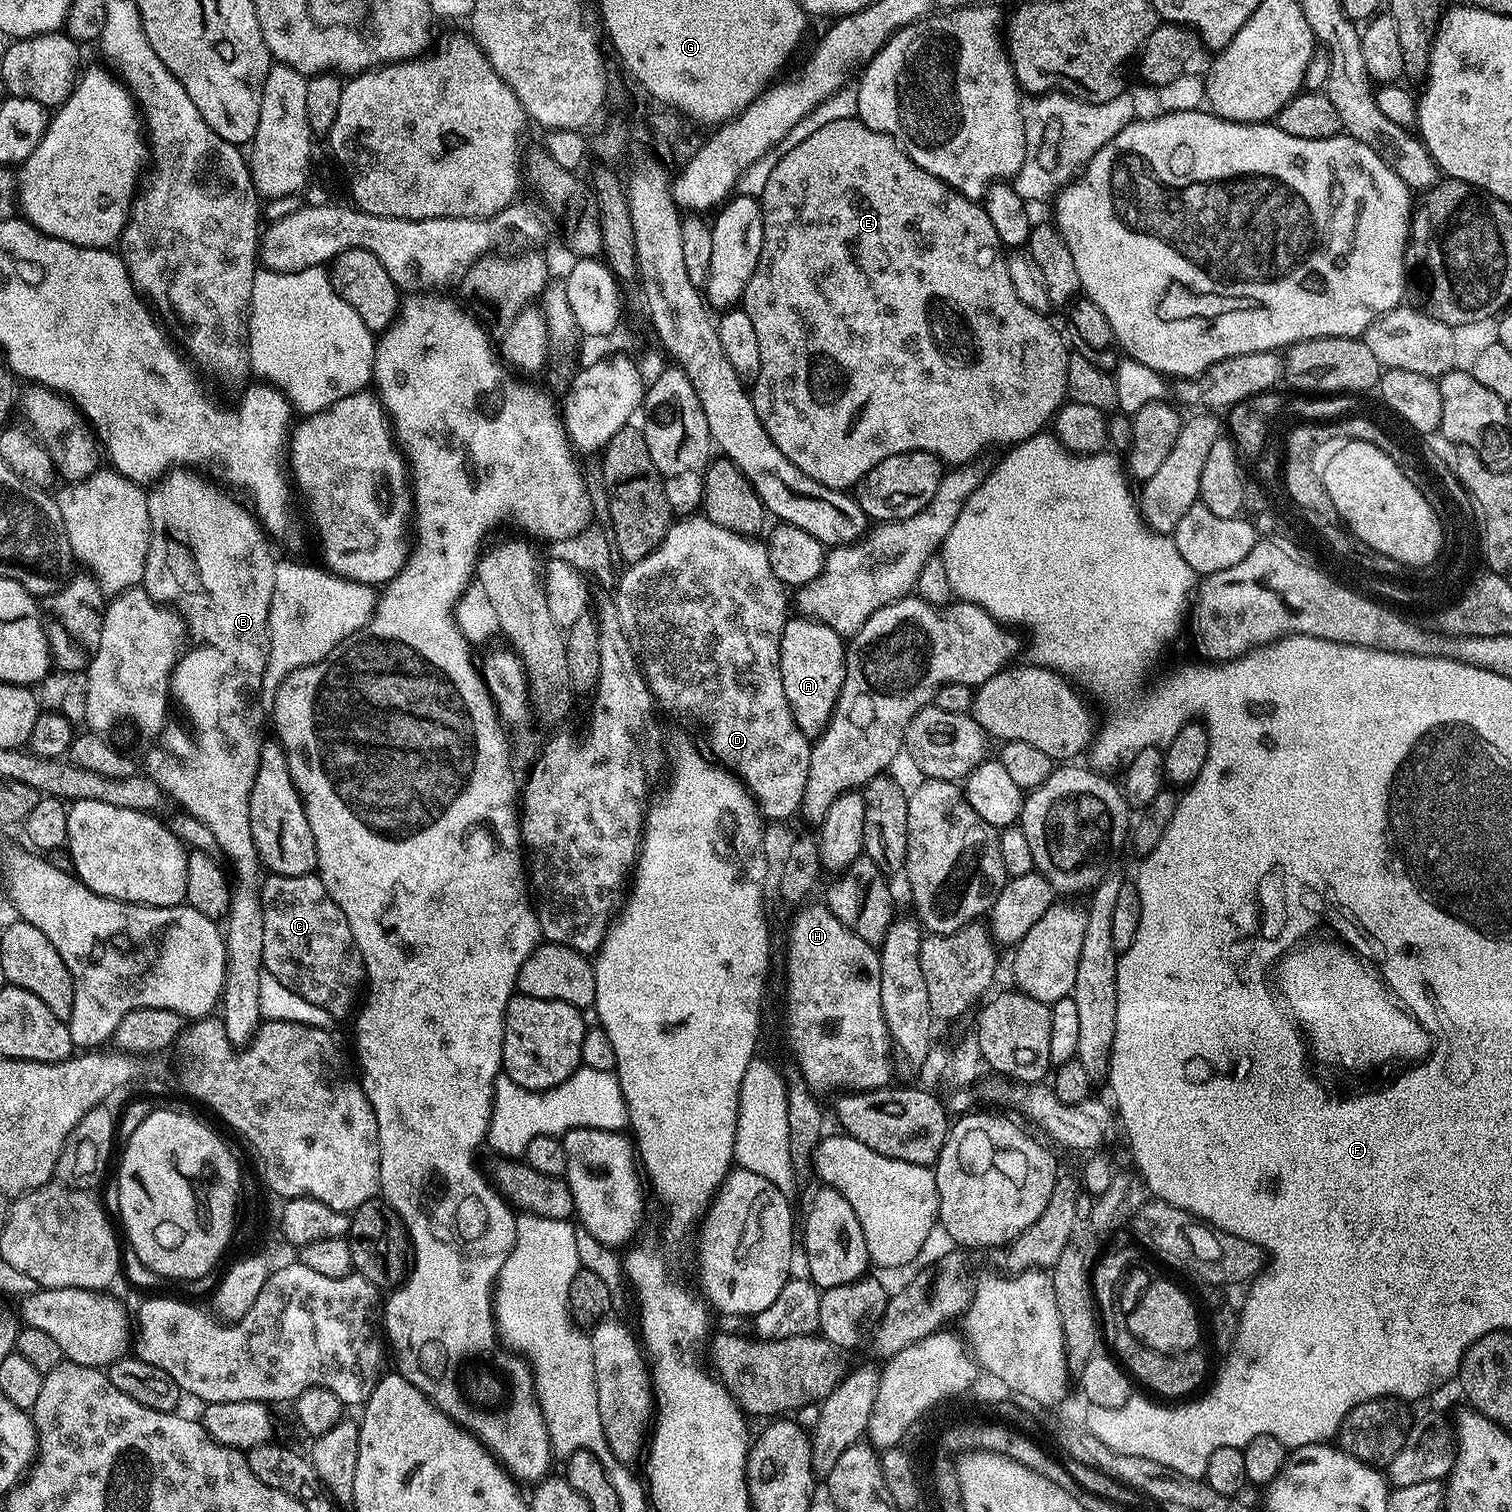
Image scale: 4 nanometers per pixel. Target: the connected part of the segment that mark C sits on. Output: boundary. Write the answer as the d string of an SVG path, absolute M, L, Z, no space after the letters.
M265 875L259 885L260 905L262 906L262 968L269 972L282 985L289 987L294 994L301 995L314 1006L322 1006L333 1018L353 1015L357 1007L356 995L361 995L366 984L364 959L360 956L358 946L354 942L354 934L350 934L350 922L346 922L346 914L330 898L326 886L319 875L310 876L277 876Z

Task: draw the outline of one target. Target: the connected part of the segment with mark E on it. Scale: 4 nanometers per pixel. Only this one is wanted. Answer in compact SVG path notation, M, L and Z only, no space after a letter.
M843 118L843 120L841 120L841 121L836 121L836 122L829 122L829 123L827 123L827 124L826 124L826 126L824 126L824 127L822 127L822 130L817 130L817 131L815 131L815 133L814 133L814 134L811 134L811 135L810 135L810 138L808 138L808 139L806 139L806 141L804 141L804 142L801 142L801 143L799 143L799 144L798 144L798 146L794 146L794 148L793 148L793 149L792 149L792 150L790 150L790 152L789 152L789 153L787 153L787 154L785 154L785 156L781 156L781 157L779 157L779 160L778 160L778 162L777 162L777 165L776 165L776 166L774 166L774 170L772 170L772 171L771 171L771 173L770 173L770 176L769 176L769 177L768 177L768 179L767 179L767 181L766 181L766 188L765 188L765 189L764 189L764 190L762 190L762 192L761 192L761 194L760 194L760 196L759 196L759 197L758 197L758 199L759 199L759 202L760 202L760 209L761 209L761 210L762 210L762 254L758 254L758 266L754 266L754 274L750 274L750 282L746 282L746 290L745 290L745 291L744 291L744 299L743 299L743 301L742 301L742 307L743 307L743 310L744 310L744 312L745 312L745 313L746 313L746 314L750 314L750 323L752 323L752 324L753 324L753 326L754 326L754 334L758 334L758 347L759 347L759 352L760 352L760 356L761 356L761 358L762 358L762 366L761 366L761 367L760 367L760 369L759 369L759 370L758 370L758 374L757 374L757 375L756 375L756 376L755 376L755 378L754 378L754 383L753 383L753 384L756 384L756 385L754 385L754 386L753 386L753 385L751 385L751 388L750 388L750 395L751 395L751 398L752 398L752 401L753 401L753 402L754 402L754 410L758 410L758 418L759 418L759 419L760 419L760 421L761 421L761 422L762 422L762 426L766 426L766 434L770 434L770 438L774 438L774 446L778 446L778 450L782 450L782 454L786 454L786 458L790 458L790 462L794 462L794 466L798 466L798 470L802 470L802 474L806 474L806 475L807 475L807 476L809 476L809 477L810 477L810 478L814 478L814 482L822 482L822 486L826 486L826 487L827 487L827 488L838 488L838 489L841 489L841 490L848 490L848 489L851 489L851 488L852 488L852 487L853 487L853 486L855 486L855 485L857 485L857 484L859 484L859 483L860 483L860 481L861 481L861 480L863 480L863 478L864 478L864 475L865 475L865 474L866 474L866 473L868 473L868 472L869 472L869 470L871 470L871 469L872 469L872 468L873 468L873 467L874 467L874 466L878 466L878 462L882 462L882 458L890 458L890 457L891 457L891 456L893 456L893 455L894 455L894 454L902 454L902 453L903 453L903 452L928 452L928 453L930 453L930 454L931 454L931 456L935 456L935 457L936 457L936 459L937 459L937 460L938 460L938 461L939 461L939 462L940 462L940 464L941 464L941 465L944 465L944 466L968 466L968 465L971 465L971 464L972 464L972 463L973 463L973 461L972 461L972 459L974 459L974 458L975 458L975 456L980 456L980 455L982 455L982 454L983 454L983 452L984 452L984 451L986 451L986 450L987 450L987 448L996 448L996 447L998 447L998 446L999 446L999 444L1004 444L1004 445L1003 445L1003 446L1015 446L1015 445L1018 445L1018 444L1021 444L1021 443L1022 443L1022 441L1024 441L1024 440L1029 440L1029 439L1030 439L1030 438L1031 438L1031 436L1038 436L1038 435L1041 435L1041 433L1043 433L1043 432L1044 432L1044 431L1045 431L1045 428L1044 428L1044 423L1046 423L1046 422L1047 422L1047 420L1048 420L1048 423L1049 423L1049 421L1051 421L1051 420L1052 420L1052 419L1053 419L1053 417L1055 417L1055 415L1056 415L1056 413L1057 413L1057 412L1059 412L1059 410L1060 410L1060 405L1061 405L1061 404L1063 404L1063 403L1065 403L1065 400L1066 400L1066 397L1067 397L1067 395L1068 395L1068 383L1067 383L1067 382L1066 382L1066 366L1067 366L1067 365L1068 365L1068 354L1069 354L1069 349L1068 349L1068 348L1067 348L1067 347L1066 347L1066 344L1065 344L1065 341L1064 341L1064 340L1063 340L1063 339L1062 339L1062 336L1061 336L1061 340L1062 340L1062 341L1060 341L1060 336L1059 336L1059 334L1058 334L1058 333L1056 333L1056 332L1055 332L1055 330L1054 330L1054 329L1052 329L1052 324L1051 324L1051 322L1050 322L1050 321L1048 321L1048 318L1047 318L1047 317L1046 317L1046 316L1045 316L1045 315L1044 315L1044 314L1043 314L1043 313L1040 313L1040 312L1035 312L1035 311L1034 311L1034 310L1030 310L1030 306L1026 306L1026 302L1022 302L1022 298L1018 298L1018 294L1017 294L1017 293L1016 293L1016 292L1015 292L1015 291L1014 291L1014 286L1013 286L1013 285L1012 285L1012 284L1011 284L1011 282L1010 282L1010 270L1009 270L1009 269L1008 269L1008 262L1007 262L1007 259L1006 259L1006 248L1005 248L1005 247L1004 247L1004 245L1002 245L1002 244L1001 244L1001 243L1000 243L1000 240L999 240L999 238L998 238L998 233L997 233L997 231L996 231L996 230L994 230L994 225L993 225L993 223L992 223L992 222L990 222L990 215L988 215L988 214L987 214L987 210L986 210L986 208L985 208L985 205L984 205L984 204L983 204L983 203L980 203L980 202L977 202L977 201L975 201L975 200L967 200L967 199L966 199L966 197L965 197L965 196L963 196L963 195L961 195L961 193L960 193L960 192L955 192L955 191L954 191L954 190L953 190L953 188L950 188L950 187L948 187L948 185L947 185L947 184L944 184L944 183L942 183L942 182L941 182L941 180L940 180L940 179L938 179L938 177L936 177L936 176L931 176L931 175L930 175L930 173L928 173L928 172L927 172L927 171L926 171L926 170L922 170L922 169L921 169L921 168L920 168L920 167L919 167L919 166L918 166L918 165L916 165L916 163L914 163L914 162L913 162L913 161L912 161L912 160L911 160L911 158L909 158L909 156L907 156L907 155L906 155L906 153L905 153L905 152L904 152L904 151L903 151L903 150L902 150L902 149L900 149L900 146L899 146L899 144L897 144L897 143L896 143L896 140L895 140L895 139L894 139L894 138L893 138L893 137L892 137L892 136L887 136L887 135L886 135L886 134L882 134L882 133L881 133L881 132L879 132L879 131L878 131L878 130L870 130L870 129L869 129L869 128L868 128L868 127L867 127L867 126L866 126L866 125L864 125L864 123L863 123L863 122L861 122L861 121L860 121L860 119L859 119L859 118L855 118L855 119L852 119L852 118Z

